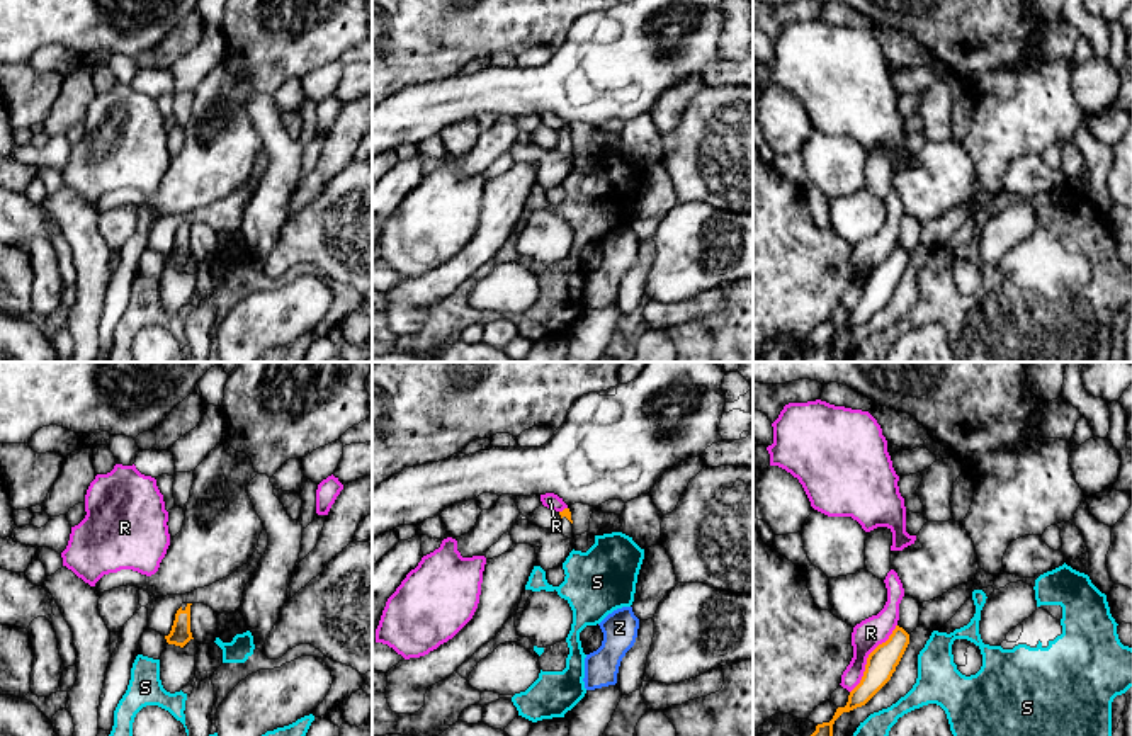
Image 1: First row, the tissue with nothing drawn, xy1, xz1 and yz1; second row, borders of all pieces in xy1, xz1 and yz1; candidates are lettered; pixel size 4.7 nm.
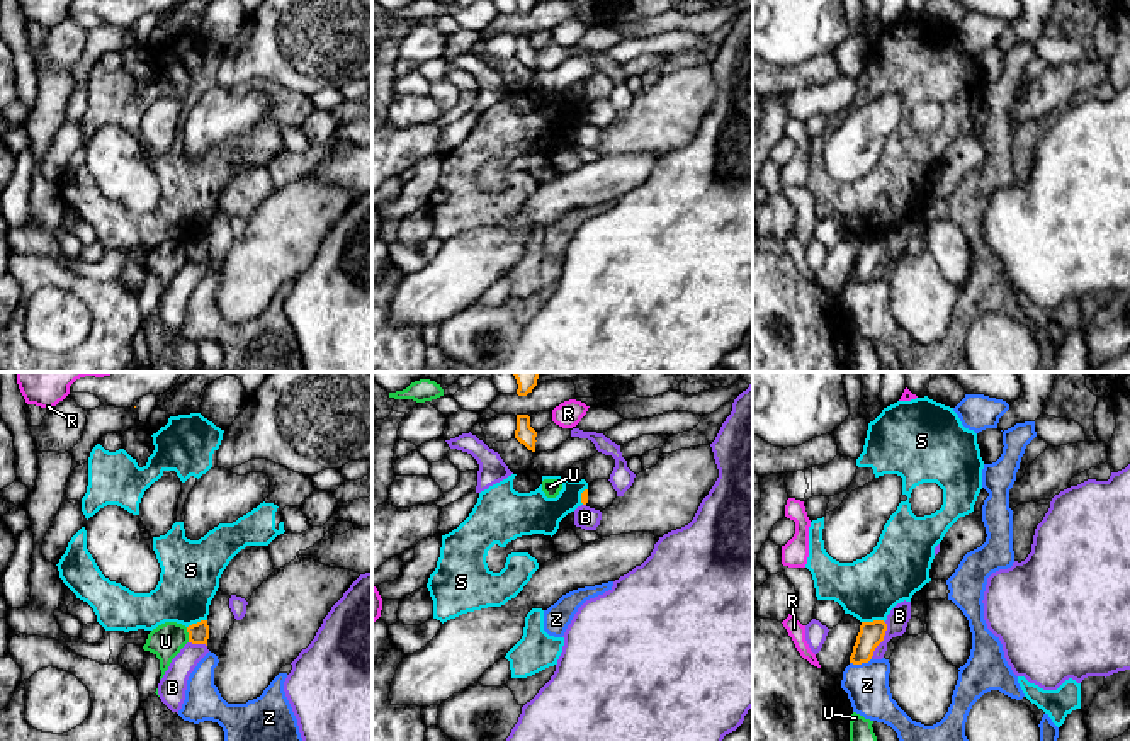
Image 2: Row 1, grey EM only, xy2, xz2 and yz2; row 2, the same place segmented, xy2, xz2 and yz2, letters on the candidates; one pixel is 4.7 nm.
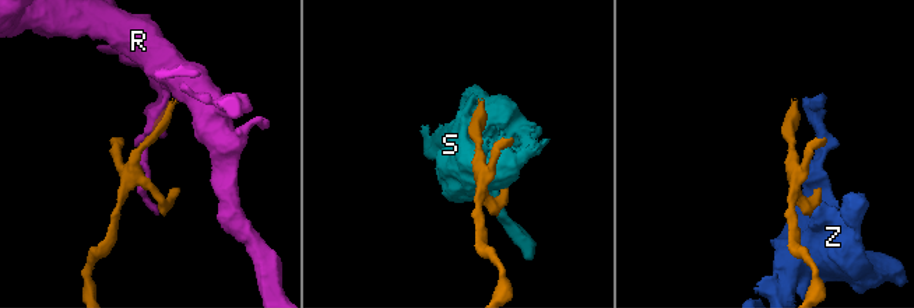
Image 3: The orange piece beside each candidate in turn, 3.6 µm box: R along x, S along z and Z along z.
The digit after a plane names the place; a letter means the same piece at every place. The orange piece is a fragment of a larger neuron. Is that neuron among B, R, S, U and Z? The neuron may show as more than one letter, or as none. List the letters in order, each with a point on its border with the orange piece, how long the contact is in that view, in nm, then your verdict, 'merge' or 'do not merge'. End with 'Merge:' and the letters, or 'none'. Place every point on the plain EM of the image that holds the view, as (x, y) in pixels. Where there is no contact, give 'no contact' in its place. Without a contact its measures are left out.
B: meets orange in yz2 at (882, 259); contact 180 nm long; do not merge
R: meets orange in yz1 at (867, 277); contact 400 nm long; do not merge
S: meets orange in yz2 at (874, 240); contact 110 nm long; do not merge
U: meets orange in xy2 at (189, 254); contact 70 nm long; do not merge
Z: meets orange in yz2 at (860, 282); contact 110 nm long; do not merge
Merge: none

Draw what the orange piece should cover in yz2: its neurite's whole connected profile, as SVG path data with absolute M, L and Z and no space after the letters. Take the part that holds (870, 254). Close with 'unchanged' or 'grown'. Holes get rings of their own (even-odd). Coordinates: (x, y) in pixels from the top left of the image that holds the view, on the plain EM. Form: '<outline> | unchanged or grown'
M884 240L862 241L850 282L862 284L868 282L873 275L875 267L884 260L887 243Z | unchanged

